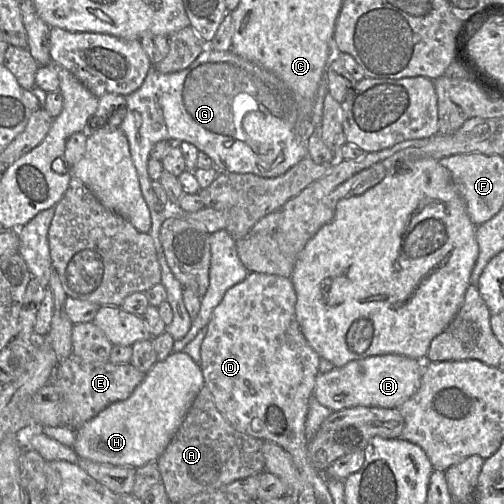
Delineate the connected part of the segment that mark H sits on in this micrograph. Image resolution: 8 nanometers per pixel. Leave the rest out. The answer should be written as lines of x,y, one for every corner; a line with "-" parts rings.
183,351
172,352
153,365
127,399
110,404
76,429
72,448
80,458
98,463
138,468
156,462
203,385
200,365

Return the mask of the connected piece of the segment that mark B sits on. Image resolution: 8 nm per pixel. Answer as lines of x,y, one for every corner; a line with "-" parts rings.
398,354
353,360
327,373
319,373
315,380
314,396
333,412
355,406
398,408
419,389
423,365
424,361

